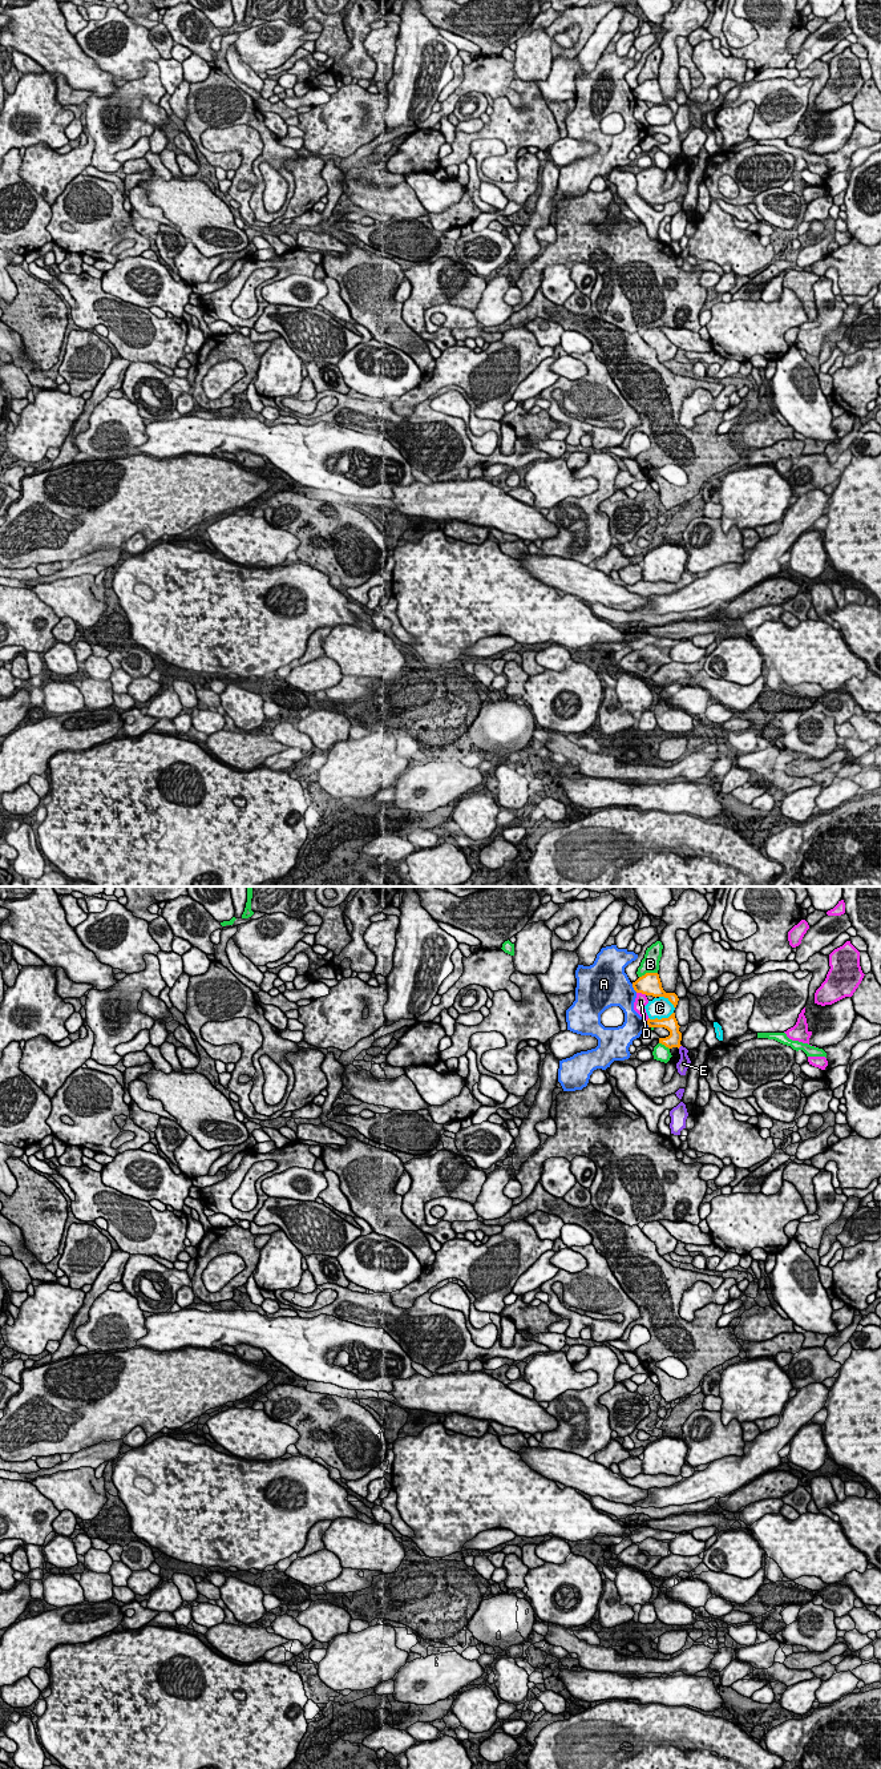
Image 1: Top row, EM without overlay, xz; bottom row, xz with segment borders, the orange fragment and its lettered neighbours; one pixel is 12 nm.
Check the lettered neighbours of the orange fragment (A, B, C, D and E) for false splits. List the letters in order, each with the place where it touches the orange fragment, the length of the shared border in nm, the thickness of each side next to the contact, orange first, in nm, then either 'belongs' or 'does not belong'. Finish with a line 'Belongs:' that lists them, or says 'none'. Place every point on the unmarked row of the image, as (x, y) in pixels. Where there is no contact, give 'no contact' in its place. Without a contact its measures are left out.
A: meets orange in xz at (633, 93); contact 130 nm long; 260 nm thick on the orange side, 440 nm on the other; does not belong
B: meets orange in xz at (647, 80); contact 240 nm long; 260 nm thick on the orange side, 220 nm on the other; does not belong
C: meets orange in xz at (662, 125); contact 320 nm long; 160 nm thick on the orange side, 260 nm on the other; does not belong
D: meets orange in xz at (642, 100); contact 130 nm long; 260 nm thick on the orange side, 160 nm on the other; does not belong
E: meets orange in xz at (679, 153); contact 60 nm long; 160 nm thick on the orange side, 140 nm on the other; does not belong
Belongs: none

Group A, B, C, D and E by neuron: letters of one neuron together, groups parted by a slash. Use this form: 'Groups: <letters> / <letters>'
Groups: A / B / C / D / E

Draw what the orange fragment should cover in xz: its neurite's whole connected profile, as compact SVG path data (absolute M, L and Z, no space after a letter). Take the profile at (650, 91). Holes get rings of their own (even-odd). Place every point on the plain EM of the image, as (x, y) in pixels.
M646 80L633 89L633 94L636 100L642 100L652 104L664 104L667 105L674 114L678 112L678 102L675 100L666 100L662 94L662 89L658 80Z

